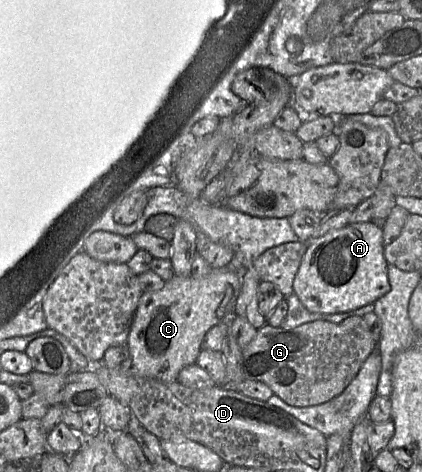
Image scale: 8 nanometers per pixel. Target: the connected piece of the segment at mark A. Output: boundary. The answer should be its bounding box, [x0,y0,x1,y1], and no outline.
[293,223,391,314]

